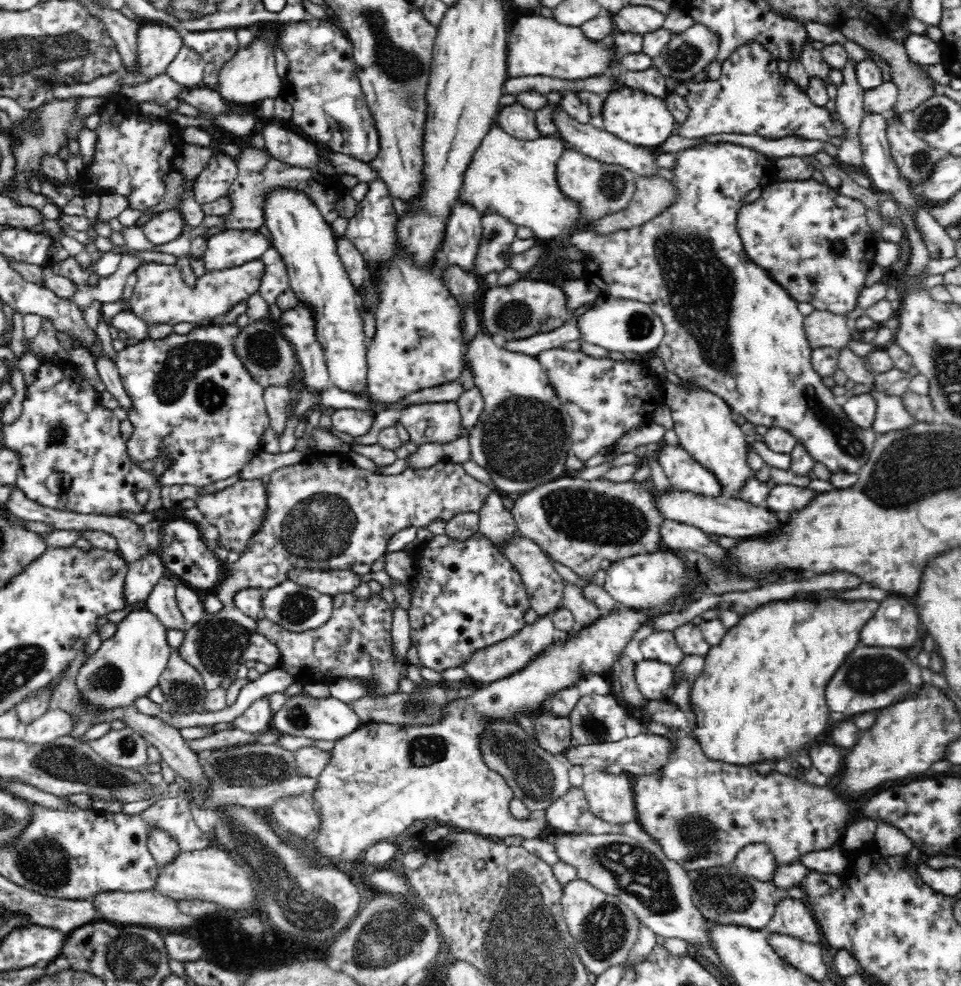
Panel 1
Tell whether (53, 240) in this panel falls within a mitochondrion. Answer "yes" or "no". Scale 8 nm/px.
no

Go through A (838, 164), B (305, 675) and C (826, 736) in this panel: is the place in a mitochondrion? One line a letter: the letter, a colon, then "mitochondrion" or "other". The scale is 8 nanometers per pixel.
A: other
B: other
C: other

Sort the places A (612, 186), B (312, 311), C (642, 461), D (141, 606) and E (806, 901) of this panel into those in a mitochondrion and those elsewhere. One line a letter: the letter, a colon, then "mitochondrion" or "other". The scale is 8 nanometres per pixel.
A: mitochondrion
B: other
C: other
D: other
E: other

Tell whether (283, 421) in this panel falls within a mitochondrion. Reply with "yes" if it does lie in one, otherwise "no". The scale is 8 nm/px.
no

